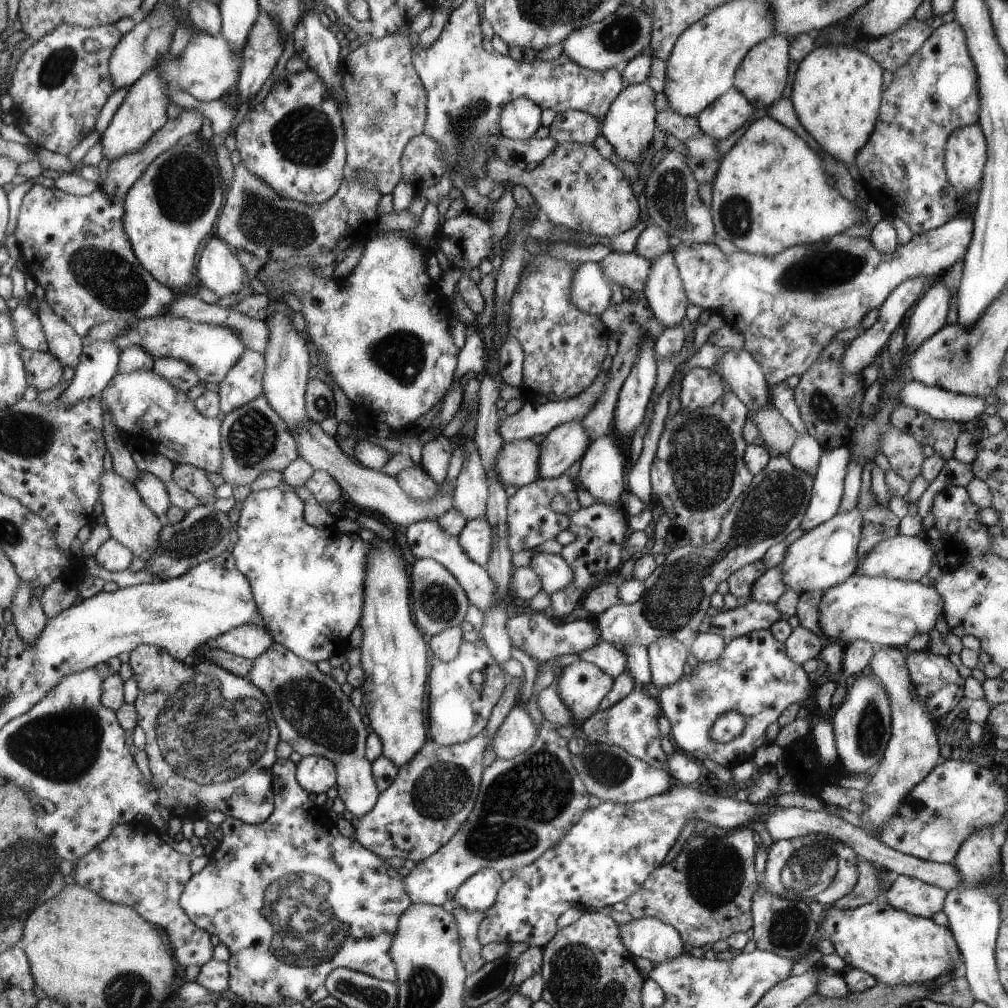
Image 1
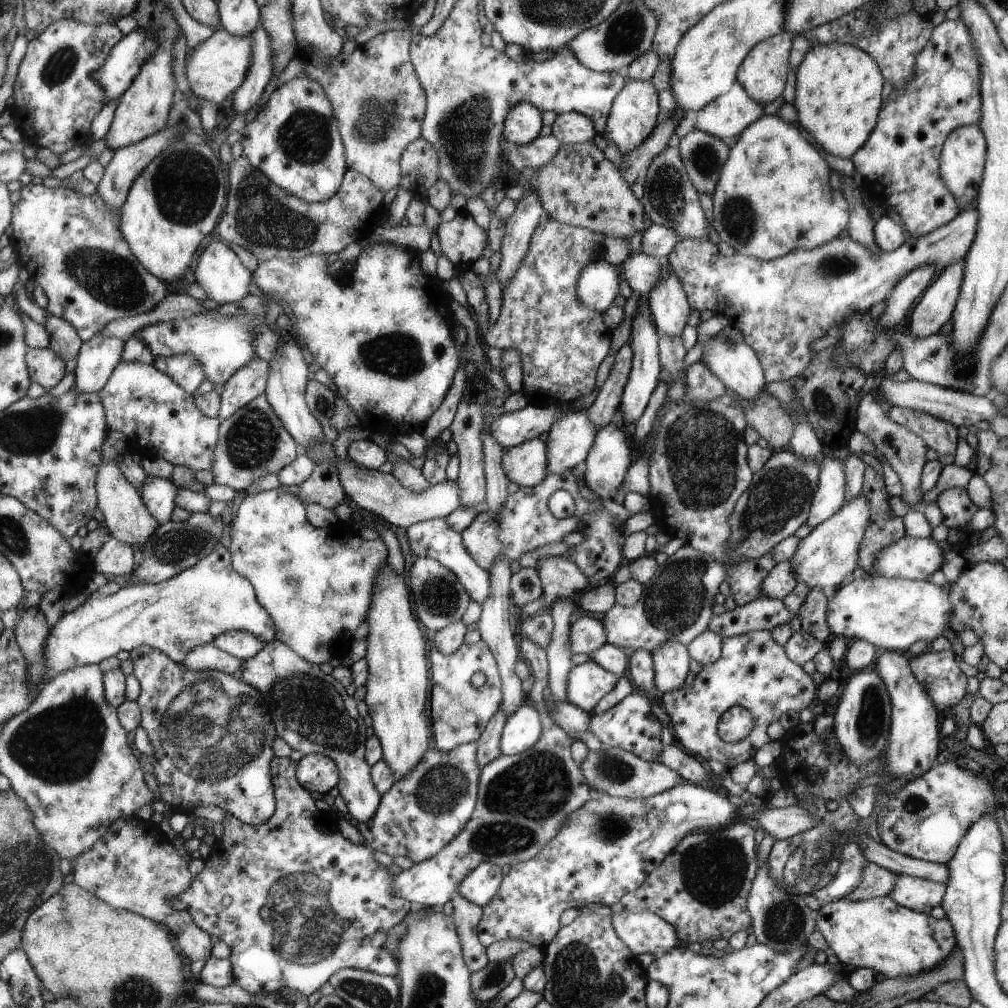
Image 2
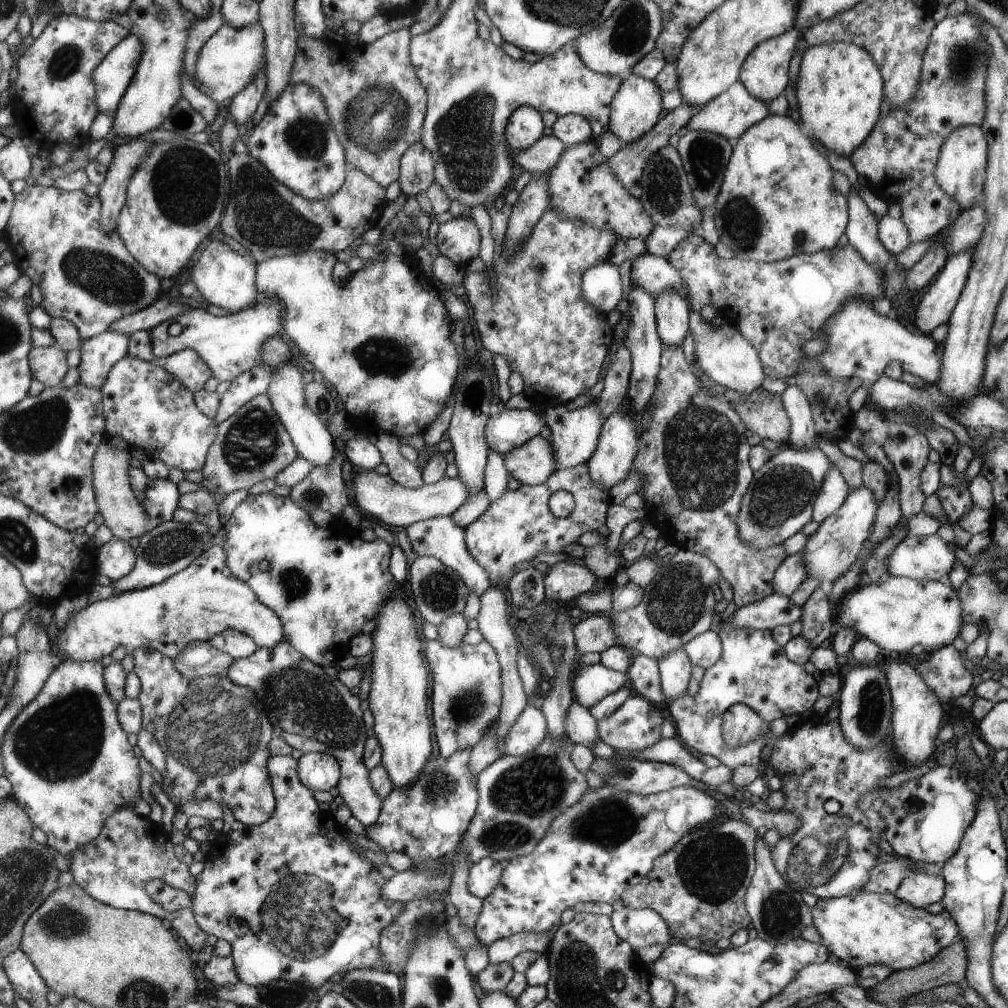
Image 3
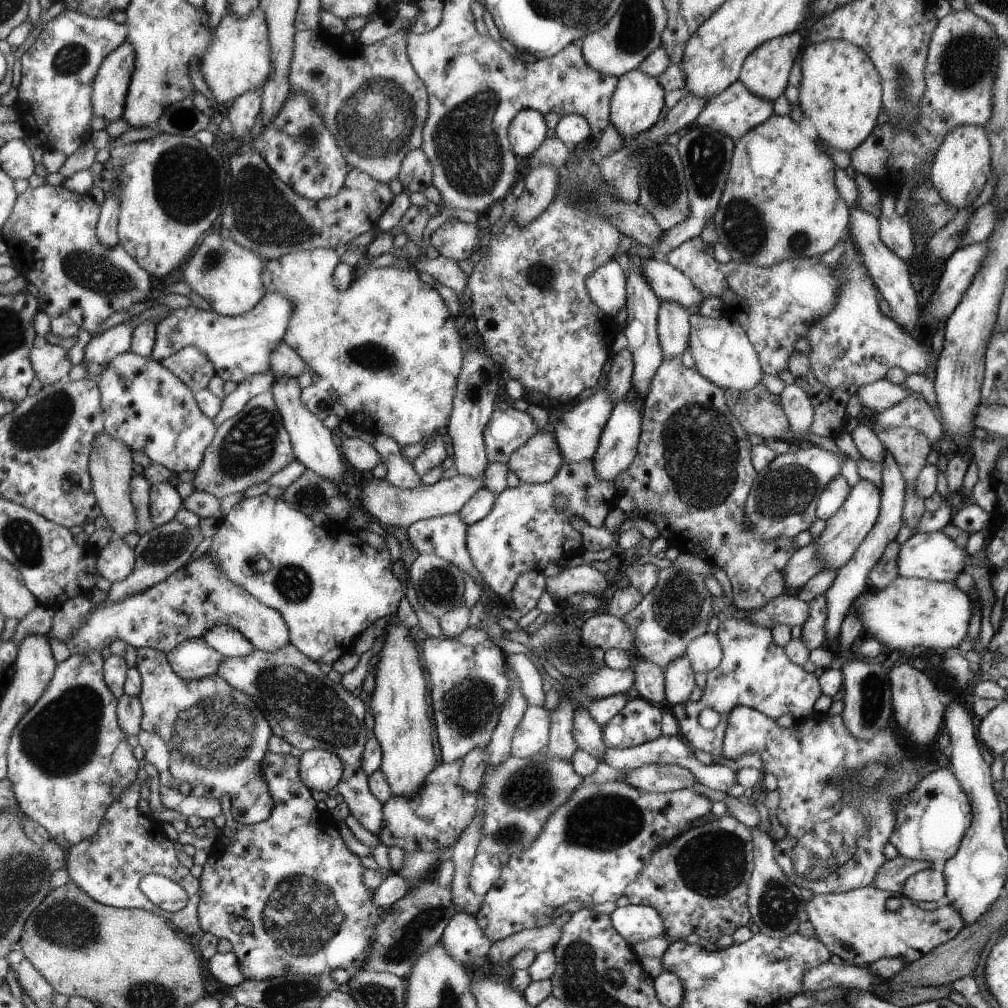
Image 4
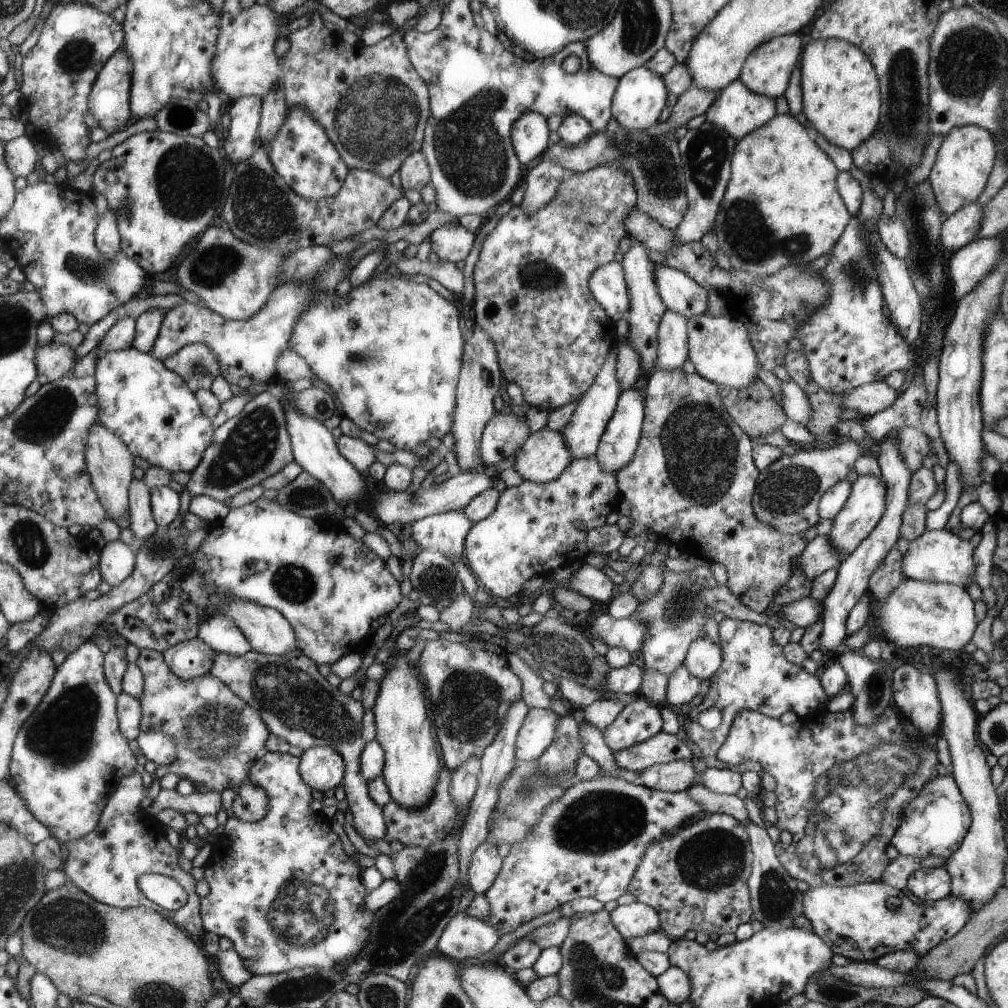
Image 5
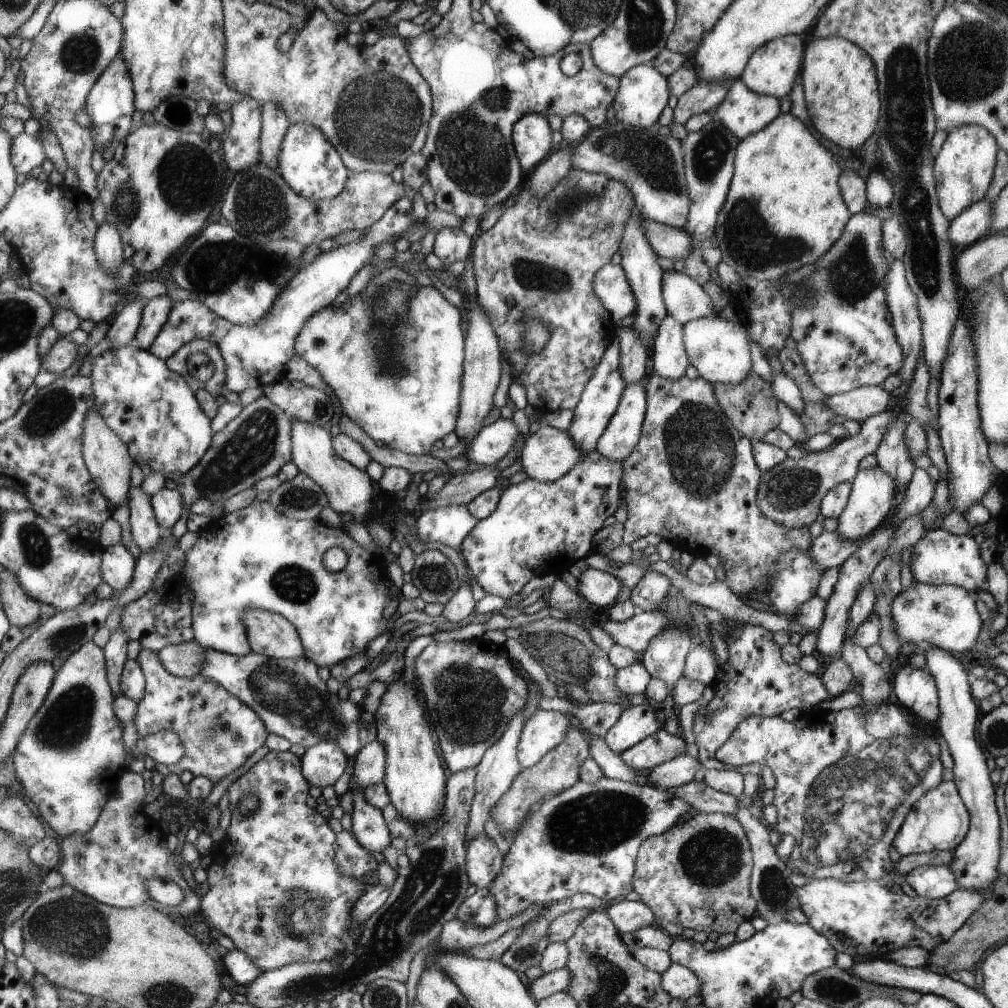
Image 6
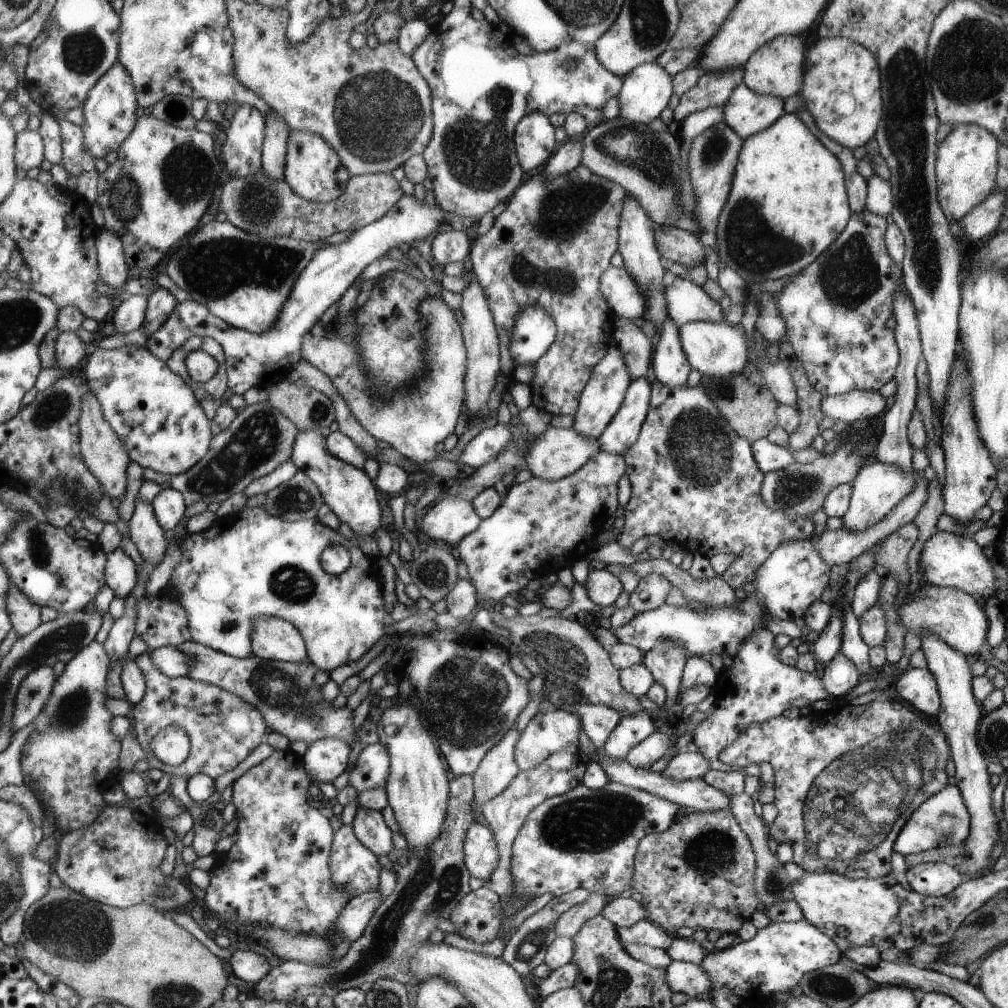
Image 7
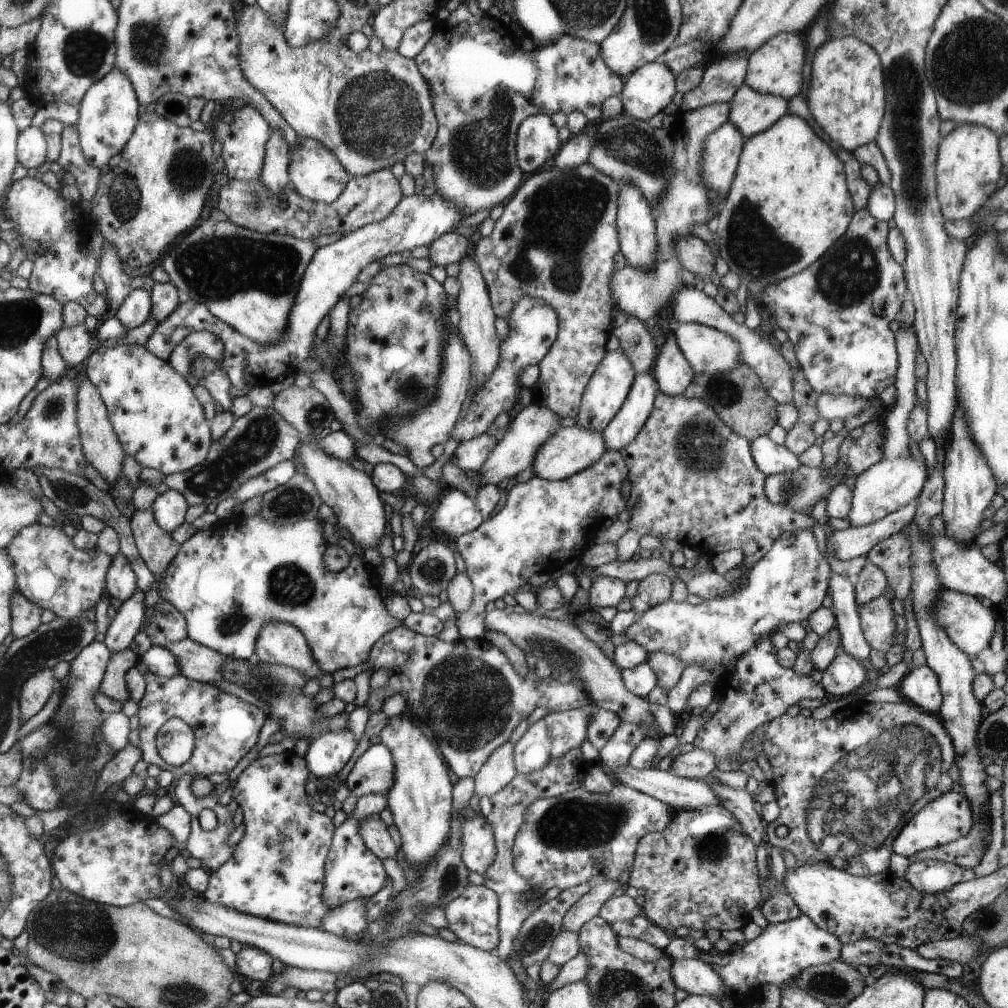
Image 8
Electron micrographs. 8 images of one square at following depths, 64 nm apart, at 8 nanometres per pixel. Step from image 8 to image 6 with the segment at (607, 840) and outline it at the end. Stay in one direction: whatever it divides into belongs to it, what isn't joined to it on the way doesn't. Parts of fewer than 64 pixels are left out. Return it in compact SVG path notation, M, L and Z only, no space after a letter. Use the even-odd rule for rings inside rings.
M605 775L594 784L580 779L574 786L550 800L544 800L540 808L530 812L521 823L518 834L512 838L510 849L503 858L503 868L489 890L496 899L496 923L528 910L530 904L542 904L544 907L578 892L593 894L606 903L620 895L625 897L634 885L640 845L647 838L666 833L693 812L688 802L672 796L667 790L622 782Z

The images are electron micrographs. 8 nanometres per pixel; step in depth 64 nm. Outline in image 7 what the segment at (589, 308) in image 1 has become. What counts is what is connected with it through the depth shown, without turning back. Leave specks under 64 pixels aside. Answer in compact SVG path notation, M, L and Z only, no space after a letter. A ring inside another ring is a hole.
M612 266L608 274L600 276L600 292L612 310L616 311L617 317L634 320L644 316L642 288L624 267Z

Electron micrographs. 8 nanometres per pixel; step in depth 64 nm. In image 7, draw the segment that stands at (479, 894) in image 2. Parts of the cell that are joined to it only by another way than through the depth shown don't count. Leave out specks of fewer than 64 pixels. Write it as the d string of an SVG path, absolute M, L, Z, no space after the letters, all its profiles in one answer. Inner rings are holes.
M480 821L470 823L464 841L464 862L472 878L488 882L500 862L500 852L495 834Z

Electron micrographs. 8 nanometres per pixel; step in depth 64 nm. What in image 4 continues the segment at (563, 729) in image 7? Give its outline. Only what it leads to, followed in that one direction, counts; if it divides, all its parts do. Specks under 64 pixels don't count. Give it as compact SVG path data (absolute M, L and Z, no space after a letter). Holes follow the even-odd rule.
M529 706L514 730L510 752L526 758L549 743L550 714L544 706Z

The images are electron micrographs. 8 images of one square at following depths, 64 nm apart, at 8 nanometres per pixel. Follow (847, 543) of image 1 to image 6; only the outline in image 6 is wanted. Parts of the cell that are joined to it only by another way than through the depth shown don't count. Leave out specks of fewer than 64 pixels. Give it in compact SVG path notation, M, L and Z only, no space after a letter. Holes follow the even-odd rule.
M868 468L868 470L859 470L852 483L851 495L846 504L846 508L842 510L842 514L838 516L838 527L836 532L844 538L844 540L858 540L868 536L875 531L880 522L884 521L888 512L892 509L892 500L898 492L898 484L896 479L890 474L886 474L882 468Z

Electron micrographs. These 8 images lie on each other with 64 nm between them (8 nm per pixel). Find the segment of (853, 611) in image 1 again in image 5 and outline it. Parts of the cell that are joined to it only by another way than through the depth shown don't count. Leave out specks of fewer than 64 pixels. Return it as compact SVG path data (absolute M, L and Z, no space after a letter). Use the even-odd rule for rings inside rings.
M904 578L898 588L886 598L884 604L874 604L870 610L871 620L880 626L881 637L896 644L897 648L906 649L910 646L930 646L942 650L960 650L972 640L978 620L974 612L974 600L964 588L952 583L926 582Z

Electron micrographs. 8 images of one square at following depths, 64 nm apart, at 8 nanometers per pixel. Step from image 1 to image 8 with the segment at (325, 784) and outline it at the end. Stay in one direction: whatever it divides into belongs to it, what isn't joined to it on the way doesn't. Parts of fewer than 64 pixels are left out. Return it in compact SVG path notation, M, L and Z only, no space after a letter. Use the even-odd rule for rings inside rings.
M352 730L328 732L309 743L306 756L308 770L314 776L334 778L352 758L358 746L358 738Z

